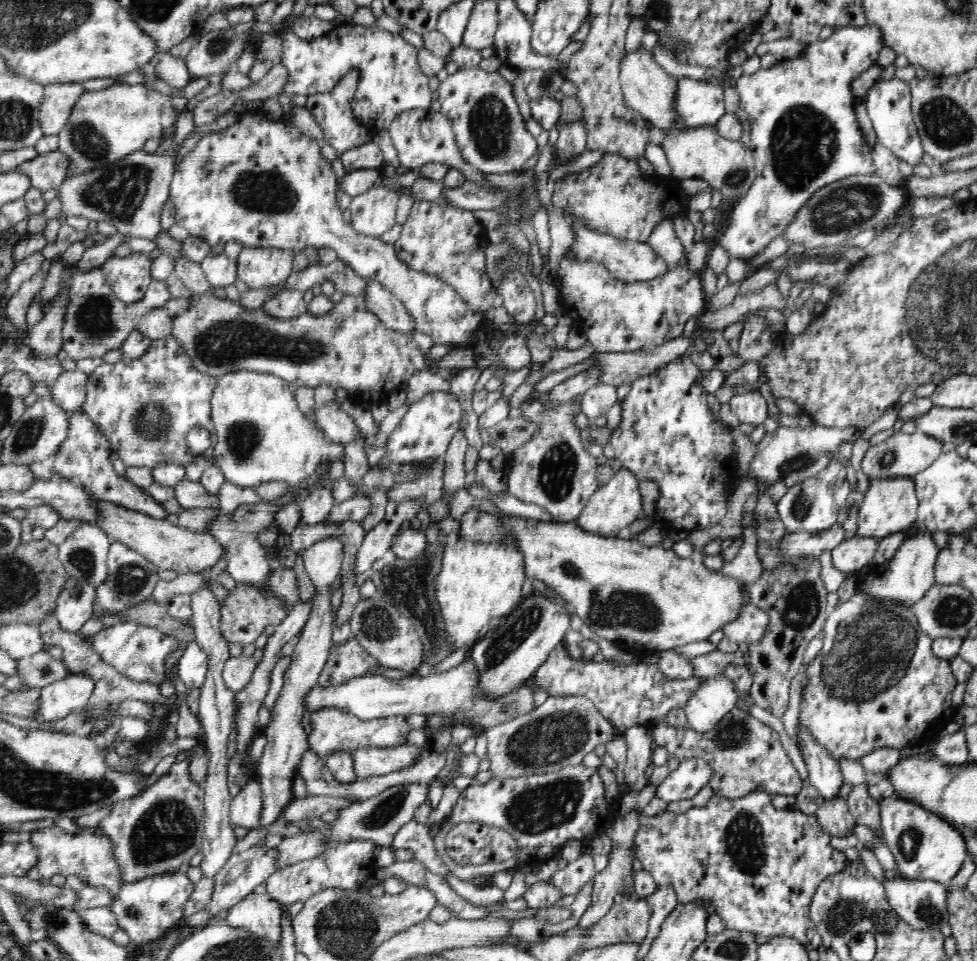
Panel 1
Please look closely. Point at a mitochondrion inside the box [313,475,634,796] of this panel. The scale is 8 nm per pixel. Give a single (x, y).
(548, 741)

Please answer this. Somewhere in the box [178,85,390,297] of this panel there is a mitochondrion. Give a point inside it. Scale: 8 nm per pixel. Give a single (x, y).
(267, 191)

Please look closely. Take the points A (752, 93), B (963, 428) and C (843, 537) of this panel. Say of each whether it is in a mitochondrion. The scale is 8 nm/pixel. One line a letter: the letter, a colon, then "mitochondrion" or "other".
A: other
B: mitochondrion
C: other

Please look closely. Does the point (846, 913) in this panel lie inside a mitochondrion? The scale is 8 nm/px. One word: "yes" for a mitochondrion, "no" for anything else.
yes

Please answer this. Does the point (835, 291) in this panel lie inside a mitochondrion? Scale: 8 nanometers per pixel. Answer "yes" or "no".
no

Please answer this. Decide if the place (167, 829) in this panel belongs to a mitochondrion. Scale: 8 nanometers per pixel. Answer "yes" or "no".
yes

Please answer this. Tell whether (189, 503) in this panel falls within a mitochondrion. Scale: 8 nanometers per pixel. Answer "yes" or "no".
no

